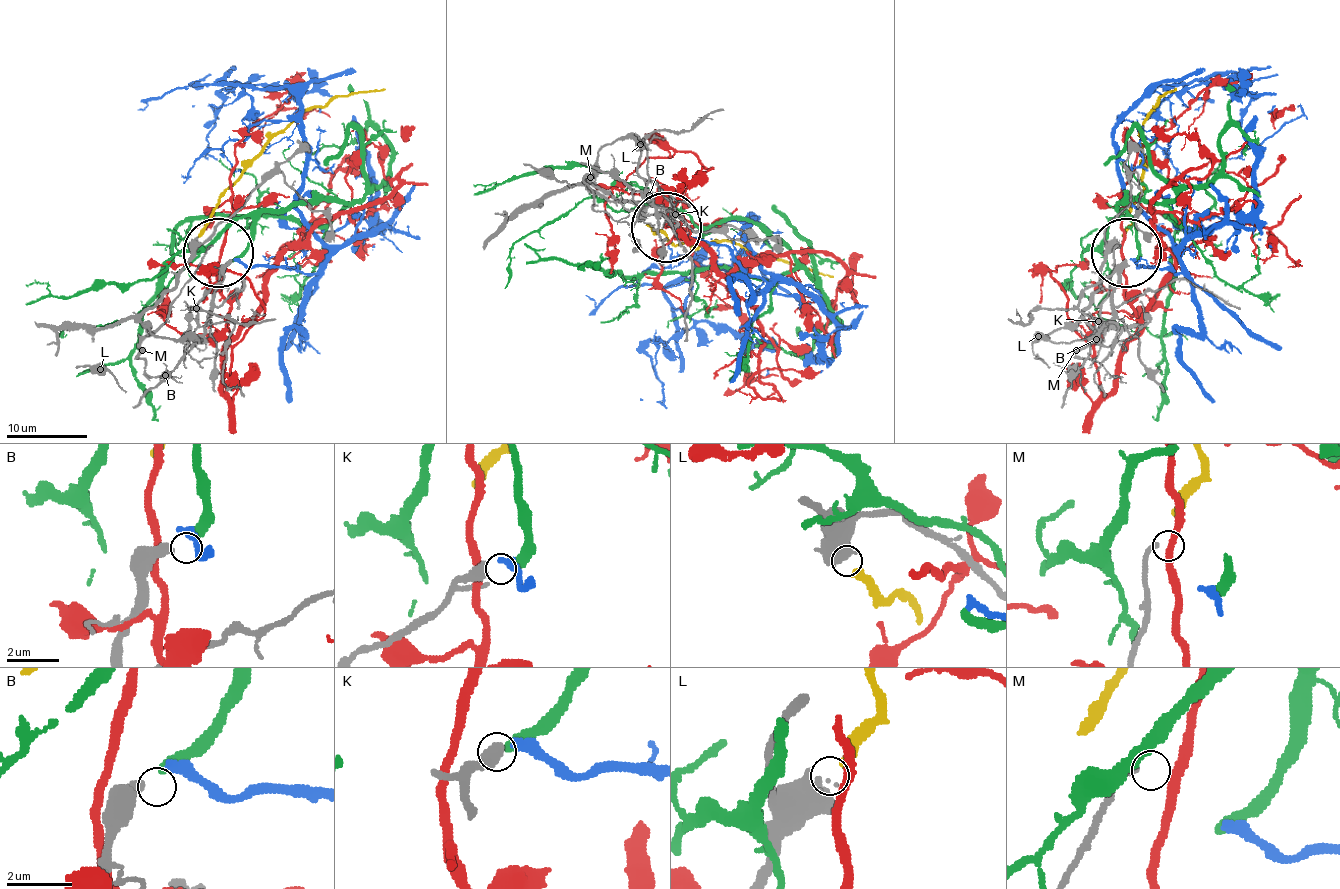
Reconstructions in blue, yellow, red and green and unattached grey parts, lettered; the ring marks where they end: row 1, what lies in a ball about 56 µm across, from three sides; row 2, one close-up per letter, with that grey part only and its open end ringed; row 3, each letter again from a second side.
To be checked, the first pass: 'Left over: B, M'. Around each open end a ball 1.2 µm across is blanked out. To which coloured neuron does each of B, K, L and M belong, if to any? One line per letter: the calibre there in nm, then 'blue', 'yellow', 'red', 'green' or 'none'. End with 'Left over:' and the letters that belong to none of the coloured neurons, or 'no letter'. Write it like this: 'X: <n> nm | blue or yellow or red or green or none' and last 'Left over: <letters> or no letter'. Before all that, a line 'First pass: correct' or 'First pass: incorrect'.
First pass: incorrect
B: 360 nm | green
K: 440 nm | blue
L: 440 nm | yellow
M: 190 nm | none
Left over: M

